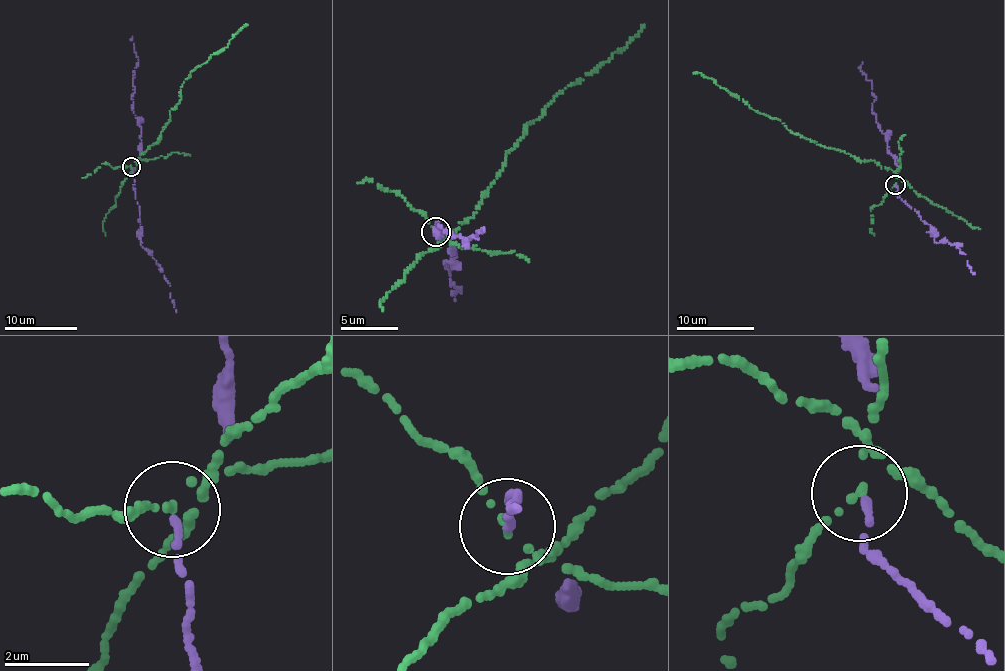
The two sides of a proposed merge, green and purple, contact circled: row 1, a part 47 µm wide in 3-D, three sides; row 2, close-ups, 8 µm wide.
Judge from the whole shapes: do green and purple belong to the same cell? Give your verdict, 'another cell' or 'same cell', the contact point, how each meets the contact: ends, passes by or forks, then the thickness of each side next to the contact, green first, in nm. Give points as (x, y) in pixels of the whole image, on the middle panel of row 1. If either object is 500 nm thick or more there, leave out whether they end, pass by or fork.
another cell; place (435, 232); green passes by; purple ends; calibres 120 and 180 nm

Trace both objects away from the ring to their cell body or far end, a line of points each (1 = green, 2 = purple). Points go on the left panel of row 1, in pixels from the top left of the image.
1: (131, 166), (157, 139), (190, 71), (226, 47), (247, 24)
2: (131, 168), (141, 245), (170, 286), (170, 298), (176, 312)

